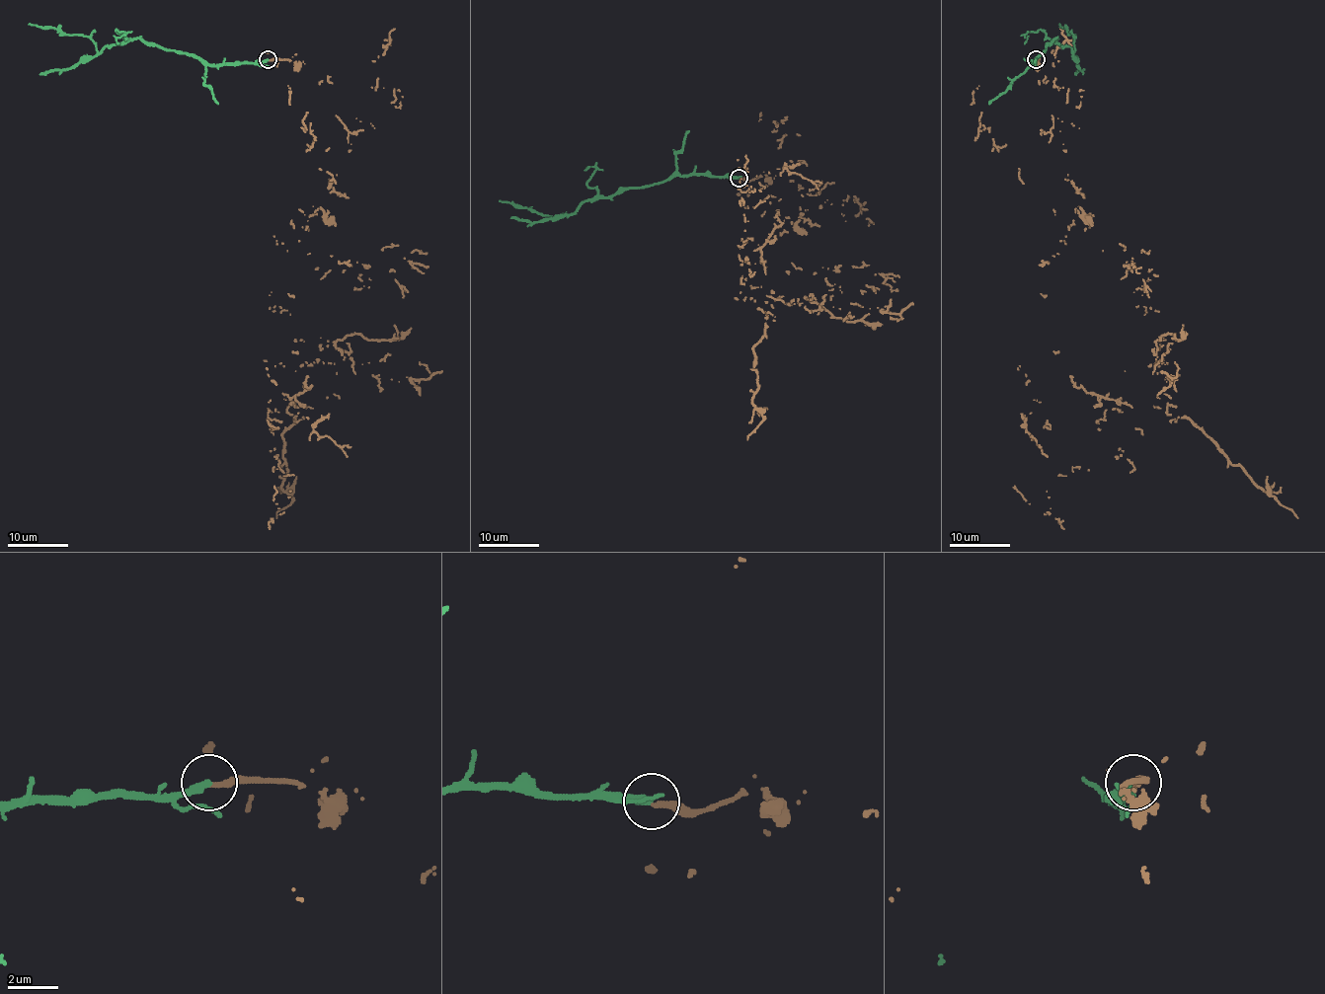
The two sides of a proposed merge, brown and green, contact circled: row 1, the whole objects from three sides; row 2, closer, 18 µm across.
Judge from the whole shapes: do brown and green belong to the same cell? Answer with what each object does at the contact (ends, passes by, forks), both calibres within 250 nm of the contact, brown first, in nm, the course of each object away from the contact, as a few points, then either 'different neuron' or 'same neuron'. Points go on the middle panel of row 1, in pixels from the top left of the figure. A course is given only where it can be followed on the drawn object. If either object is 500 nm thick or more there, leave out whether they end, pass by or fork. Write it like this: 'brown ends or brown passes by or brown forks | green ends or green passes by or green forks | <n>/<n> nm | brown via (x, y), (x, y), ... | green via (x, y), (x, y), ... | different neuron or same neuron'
brown ends | green ends | 240/300 nm | brown via (739, 178), (819, 193), (740, 284), (820, 302), (766, 295), (764, 263), (739, 259), (761, 191), (744, 155) | green via (739, 178), (673, 175), (662, 183), (619, 191), (609, 196), (585, 200), (569, 216), (538, 214), (499, 200) | different neuron

